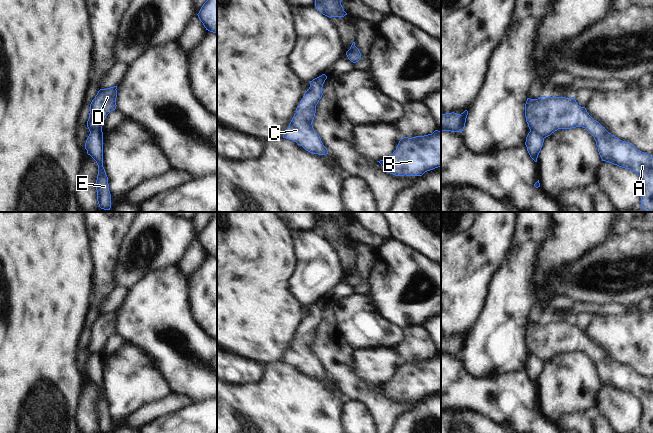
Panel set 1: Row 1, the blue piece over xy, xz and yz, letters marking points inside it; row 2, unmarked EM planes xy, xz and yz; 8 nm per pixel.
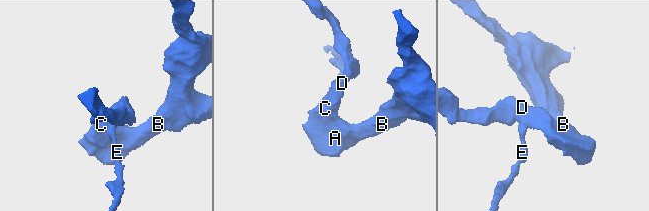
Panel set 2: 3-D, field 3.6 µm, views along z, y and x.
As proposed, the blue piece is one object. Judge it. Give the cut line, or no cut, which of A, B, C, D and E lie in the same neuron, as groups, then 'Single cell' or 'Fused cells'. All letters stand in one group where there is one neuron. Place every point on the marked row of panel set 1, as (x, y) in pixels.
Split along yz (530, 129), (538, 132), (543, 138). Groups: A B C D / E. Fused cells.

